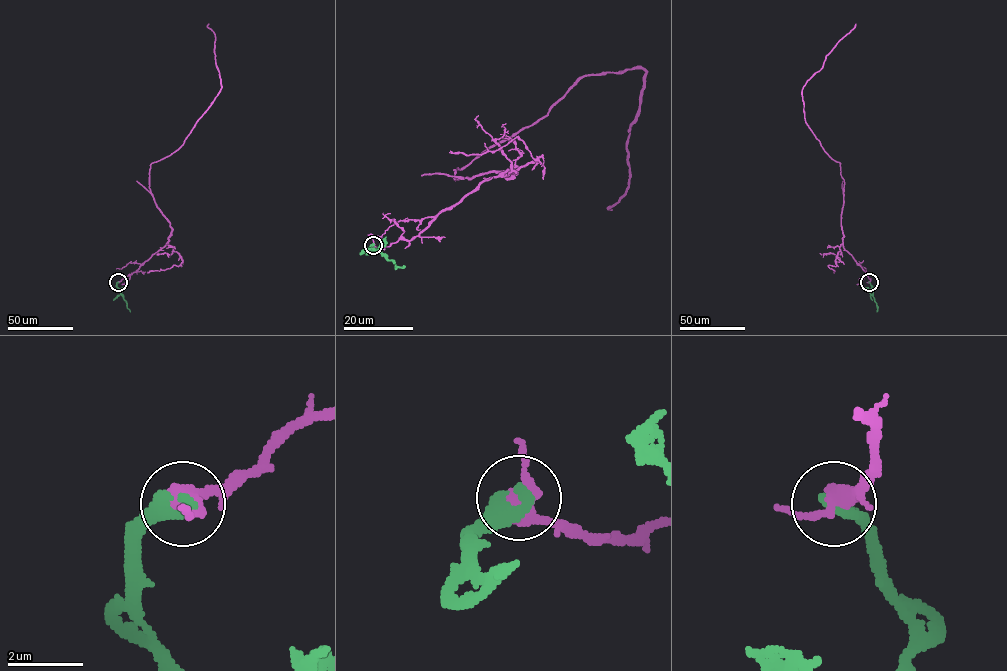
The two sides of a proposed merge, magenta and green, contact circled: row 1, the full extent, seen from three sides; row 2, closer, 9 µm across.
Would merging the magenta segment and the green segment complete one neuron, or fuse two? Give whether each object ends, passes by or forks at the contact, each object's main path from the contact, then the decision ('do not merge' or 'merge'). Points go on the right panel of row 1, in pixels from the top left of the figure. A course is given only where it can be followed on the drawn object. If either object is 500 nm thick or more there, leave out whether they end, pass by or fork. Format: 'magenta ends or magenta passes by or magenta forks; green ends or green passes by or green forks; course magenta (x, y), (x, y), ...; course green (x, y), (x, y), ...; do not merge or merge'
magenta passes by; green ends; course magenta (869, 282), (844, 248), (840, 163), (806, 123), (802, 100), (803, 86), (855, 24); course green (869, 282), (877, 311); do not merge

